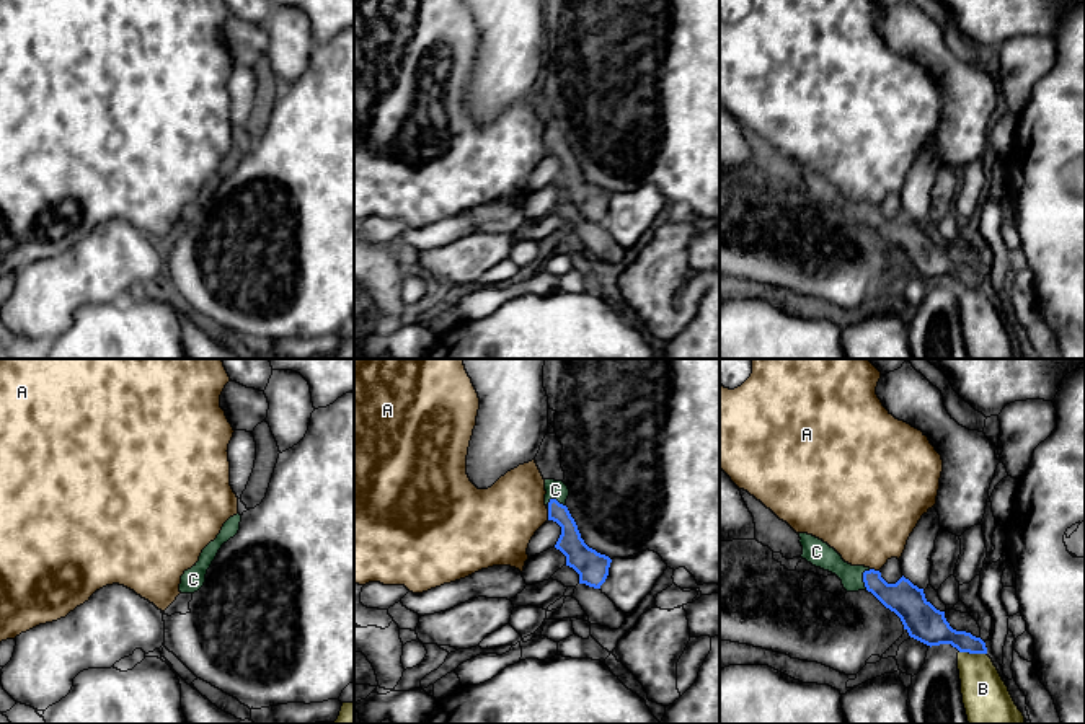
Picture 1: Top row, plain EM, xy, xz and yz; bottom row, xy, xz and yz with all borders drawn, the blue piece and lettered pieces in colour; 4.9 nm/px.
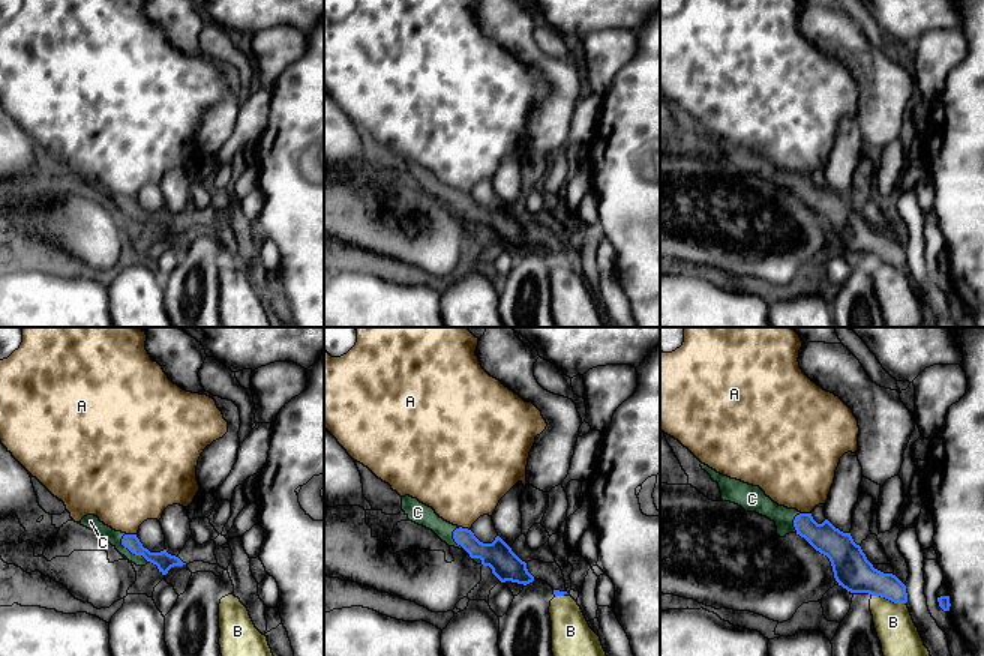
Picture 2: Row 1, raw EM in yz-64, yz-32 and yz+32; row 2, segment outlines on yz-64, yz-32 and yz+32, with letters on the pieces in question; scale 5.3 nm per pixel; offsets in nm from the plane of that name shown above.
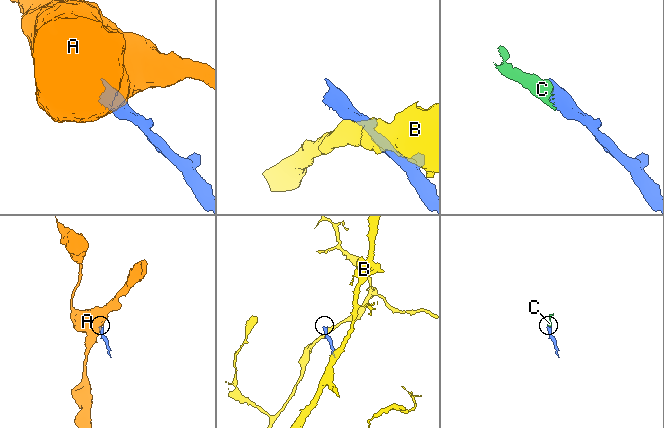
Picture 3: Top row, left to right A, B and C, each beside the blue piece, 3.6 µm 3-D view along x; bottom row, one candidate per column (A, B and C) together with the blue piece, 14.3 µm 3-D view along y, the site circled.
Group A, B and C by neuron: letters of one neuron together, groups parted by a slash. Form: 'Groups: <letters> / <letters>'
Groups: A / B / C

